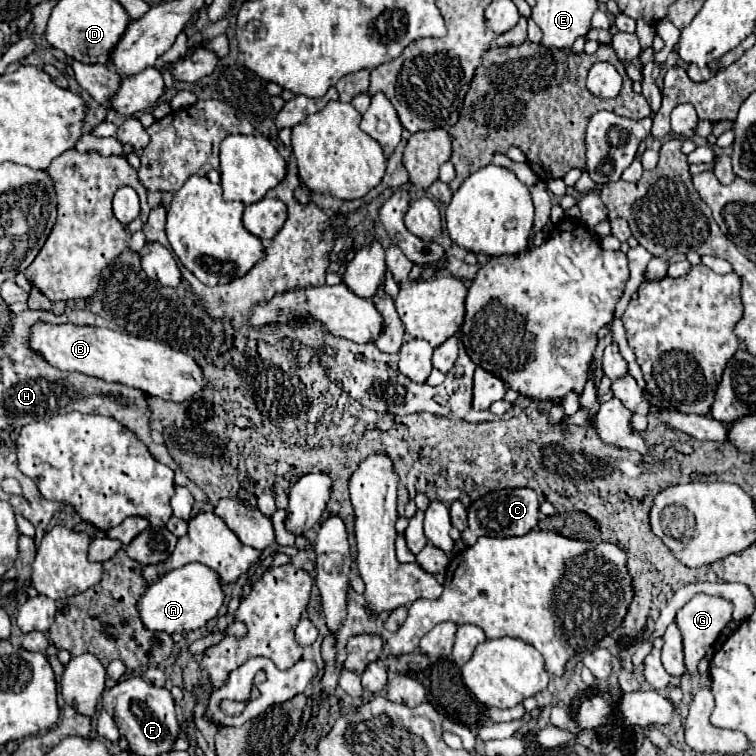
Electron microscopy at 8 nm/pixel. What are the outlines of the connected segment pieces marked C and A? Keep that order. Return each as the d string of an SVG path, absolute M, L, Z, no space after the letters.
M531 488L493 490L471 502L471 506L467 508L467 522L467 530L461 532L461 540L465 546L473 546L481 536L523 536L529 530L533 530L539 522L539 498Z
M187 564L183 568L163 574L159 580L147 586L139 598L139 618L147 630L159 632L189 632L205 626L217 616L223 604L223 586L215 570L203 564Z

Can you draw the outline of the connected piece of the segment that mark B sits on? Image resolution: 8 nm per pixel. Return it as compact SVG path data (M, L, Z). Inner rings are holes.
M37 322L29 328L27 346L59 370L81 372L85 376L101 378L105 382L119 382L131 388L139 388L149 396L171 402L185 402L207 384L201 368L191 356L165 344L111 328Z

